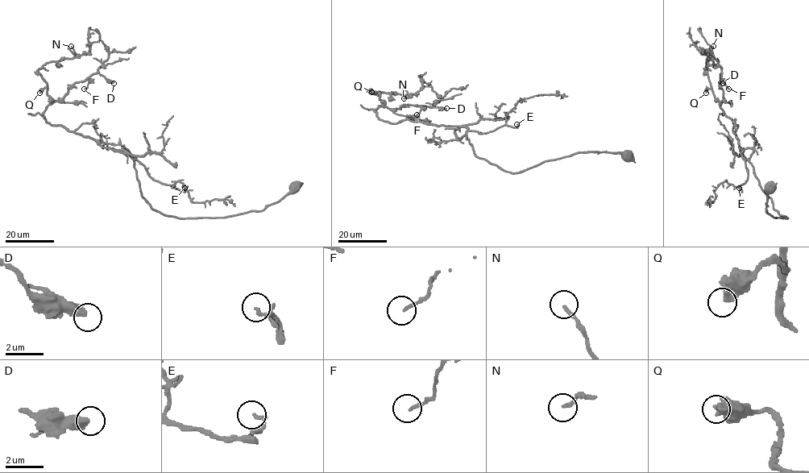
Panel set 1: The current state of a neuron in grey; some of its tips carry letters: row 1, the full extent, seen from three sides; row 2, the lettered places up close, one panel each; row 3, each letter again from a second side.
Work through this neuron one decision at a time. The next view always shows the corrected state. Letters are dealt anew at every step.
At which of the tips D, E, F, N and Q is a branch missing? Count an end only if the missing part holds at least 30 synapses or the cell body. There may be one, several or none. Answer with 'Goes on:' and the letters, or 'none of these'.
Goes on: none of these

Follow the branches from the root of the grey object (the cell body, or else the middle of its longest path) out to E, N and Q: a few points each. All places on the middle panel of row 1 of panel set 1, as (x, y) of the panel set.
E: (627, 156), (578, 152), (510, 173), (478, 158), (466, 138), (468, 130), (485, 133), (516, 124)
N: (627, 156), (578, 152), (505, 172), (475, 155), (466, 127), (380, 120), (384, 102), (371, 92), (404, 98)
Q: (627, 156), (578, 152), (505, 172), (475, 155), (466, 127), (380, 120), (375, 110), (384, 102), (371, 92)

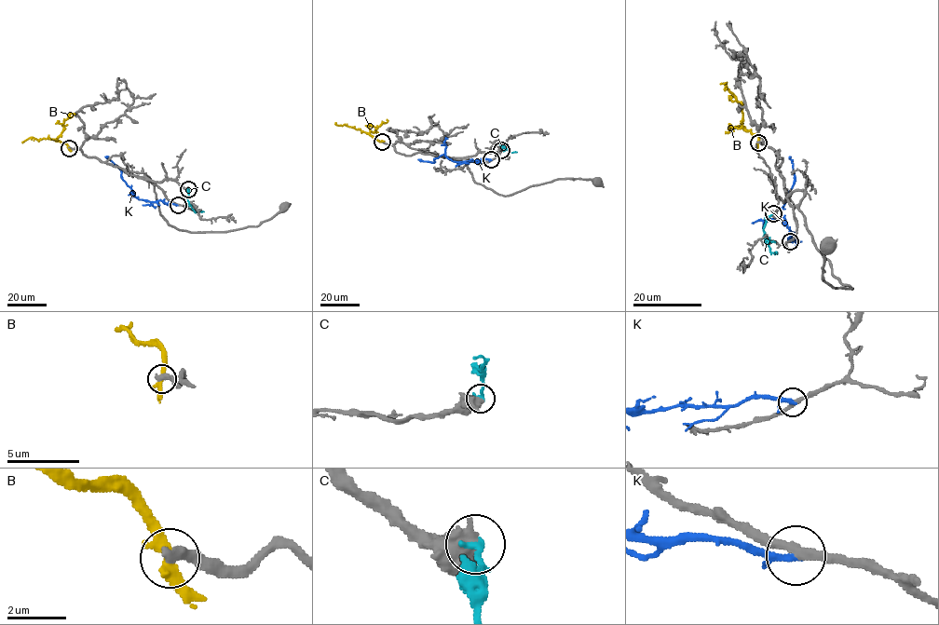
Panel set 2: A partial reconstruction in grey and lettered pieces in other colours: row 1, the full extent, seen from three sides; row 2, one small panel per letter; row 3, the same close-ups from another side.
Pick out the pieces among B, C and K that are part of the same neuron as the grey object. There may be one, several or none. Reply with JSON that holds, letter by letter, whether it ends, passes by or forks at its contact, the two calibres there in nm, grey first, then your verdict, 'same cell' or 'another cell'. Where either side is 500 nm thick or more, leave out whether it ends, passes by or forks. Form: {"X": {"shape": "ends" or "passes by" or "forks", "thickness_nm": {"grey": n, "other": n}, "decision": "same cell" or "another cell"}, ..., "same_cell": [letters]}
{"B": {"shape": "passes by", "thickness_nm": {"grey": 360, "other": 360}, "decision": "another cell"}, "C": {"thickness_nm": {"grey": 750, "other": 240}, "decision": "another cell"}, "K": {"shape": "passes by", "thickness_nm": {"grey": 280, "other": 180}, "decision": "another cell"}, "same_cell": []}

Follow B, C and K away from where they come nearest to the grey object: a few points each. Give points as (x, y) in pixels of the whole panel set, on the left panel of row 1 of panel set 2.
B: (69, 148), (56, 140), (63, 129), (63, 122), (74, 114)
C: (188, 188), (187, 202), (195, 211), (204, 211)
K: (178, 205), (136, 197), (122, 179), (121, 170), (108, 156)

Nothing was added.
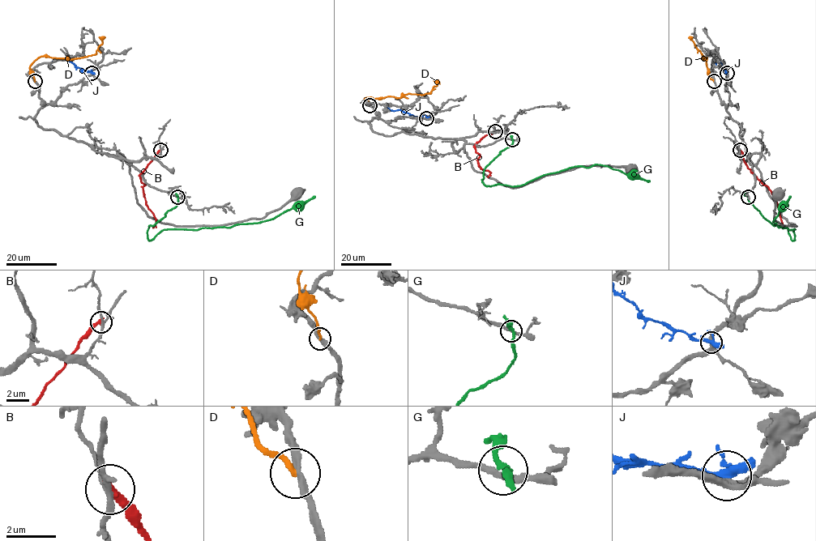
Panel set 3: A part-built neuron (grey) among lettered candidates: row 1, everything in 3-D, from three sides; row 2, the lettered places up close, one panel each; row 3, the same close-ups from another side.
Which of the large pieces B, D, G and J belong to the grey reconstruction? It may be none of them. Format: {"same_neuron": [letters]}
{"same_neuron": []}

